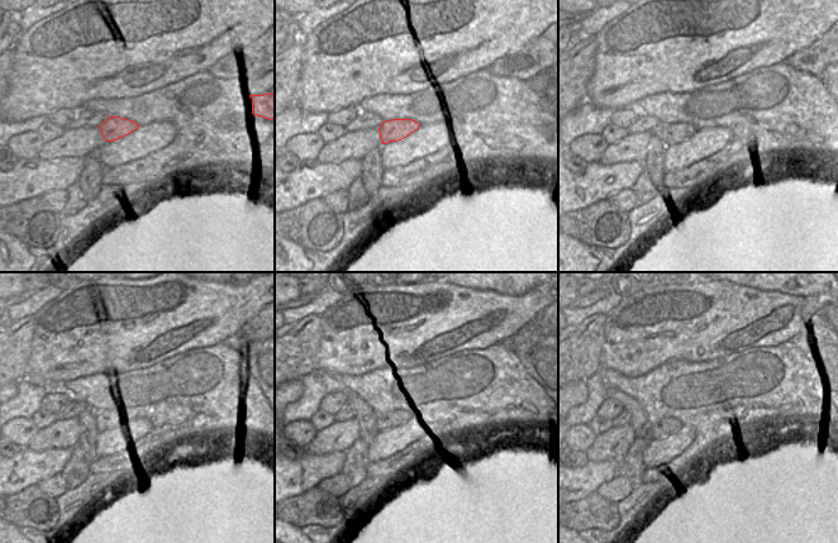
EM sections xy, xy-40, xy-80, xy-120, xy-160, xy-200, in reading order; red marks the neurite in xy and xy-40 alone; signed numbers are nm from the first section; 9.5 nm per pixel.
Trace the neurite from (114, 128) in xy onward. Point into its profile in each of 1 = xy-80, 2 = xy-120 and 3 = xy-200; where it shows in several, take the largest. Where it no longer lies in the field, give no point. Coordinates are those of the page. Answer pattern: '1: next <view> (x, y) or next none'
1: next xy-80 (671, 134)
2: next xy-120 (104, 419)
3: next xy-200 (665, 427)

